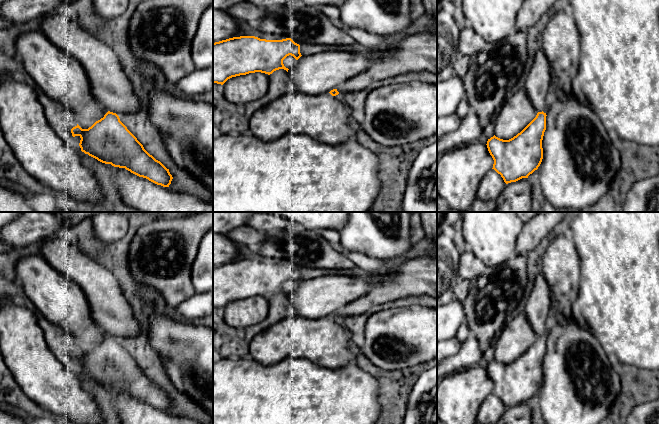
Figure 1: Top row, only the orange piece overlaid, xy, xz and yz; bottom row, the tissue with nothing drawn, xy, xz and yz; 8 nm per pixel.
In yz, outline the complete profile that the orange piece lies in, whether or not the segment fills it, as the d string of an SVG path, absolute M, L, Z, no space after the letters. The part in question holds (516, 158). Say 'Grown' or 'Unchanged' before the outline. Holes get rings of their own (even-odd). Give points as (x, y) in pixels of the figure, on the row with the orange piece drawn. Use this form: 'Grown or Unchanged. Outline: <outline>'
Unchanged. Outline: M543 111L538 112L520 133L509 140L495 135L488 139L486 145L494 160L492 169L501 175L506 184L528 178L540 166L546 116Z

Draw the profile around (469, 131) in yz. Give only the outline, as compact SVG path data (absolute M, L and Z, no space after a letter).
M470 109L457 130L437 140L437 159L453 148L476 142L482 134L483 128L480 126L479 118L475 111Z

